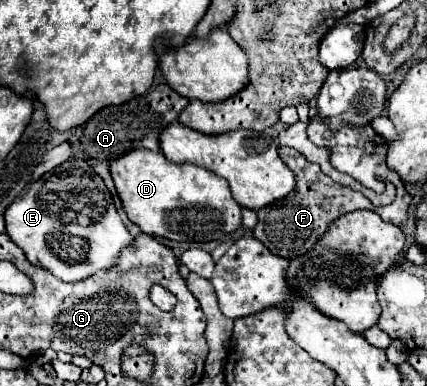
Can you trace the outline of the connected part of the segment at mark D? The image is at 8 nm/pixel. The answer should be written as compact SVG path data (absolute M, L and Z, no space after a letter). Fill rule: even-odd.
M131 151L131 155L123 155L123 159L111 161L111 175L127 217L147 235L165 237L173 241L205 243L213 241L213 237L223 239L241 227L241 207L231 197L229 183L223 177L217 177L215 173L207 173L203 167L195 167L189 163L171 165L167 159L163 159L163 153L155 151Z

